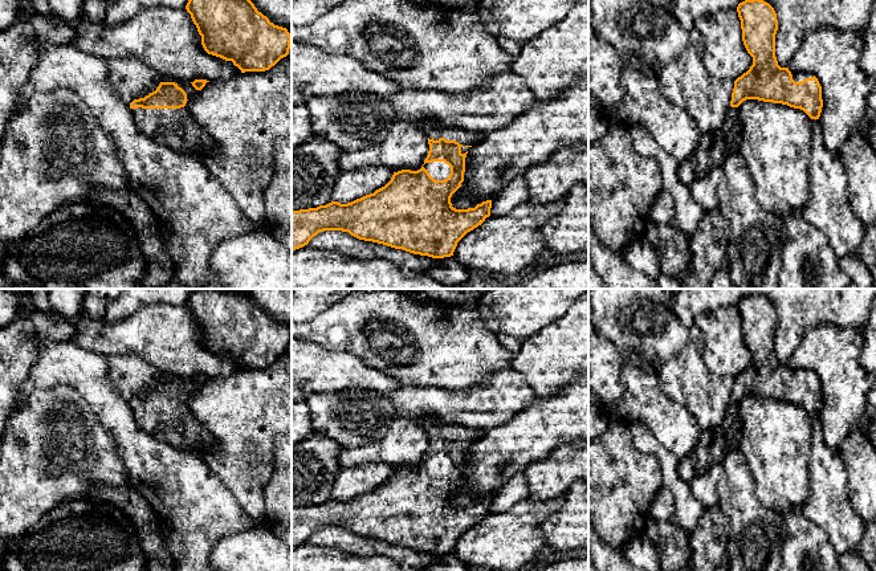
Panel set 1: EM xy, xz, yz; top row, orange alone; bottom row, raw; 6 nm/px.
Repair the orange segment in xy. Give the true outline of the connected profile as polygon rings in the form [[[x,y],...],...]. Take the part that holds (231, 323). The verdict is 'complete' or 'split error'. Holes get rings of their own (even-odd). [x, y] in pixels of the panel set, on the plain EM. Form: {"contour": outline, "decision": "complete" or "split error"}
{"contour": [[[197,289],[186,302],[208,351],[232,358],[241,370],[265,368],[289,351],[292,333],[257,307],[245,289]]], "decision": "complete"}

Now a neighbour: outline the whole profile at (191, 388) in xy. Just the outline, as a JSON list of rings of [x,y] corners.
[[[126,354],[121,356],[111,355],[106,358],[106,362],[109,366],[107,374],[115,391],[127,401],[130,401],[134,396],[144,395],[150,389],[155,388],[160,379],[175,379],[179,384],[182,384],[187,391],[187,400],[195,397],[201,389],[201,387],[196,387],[191,379],[158,370],[135,354]]]

